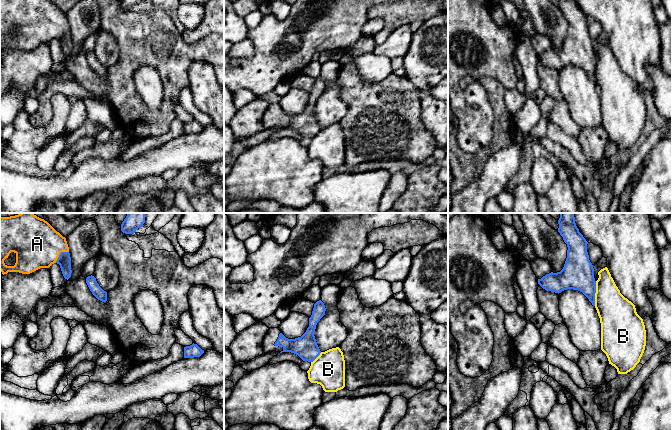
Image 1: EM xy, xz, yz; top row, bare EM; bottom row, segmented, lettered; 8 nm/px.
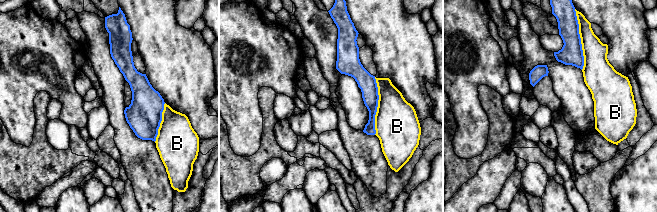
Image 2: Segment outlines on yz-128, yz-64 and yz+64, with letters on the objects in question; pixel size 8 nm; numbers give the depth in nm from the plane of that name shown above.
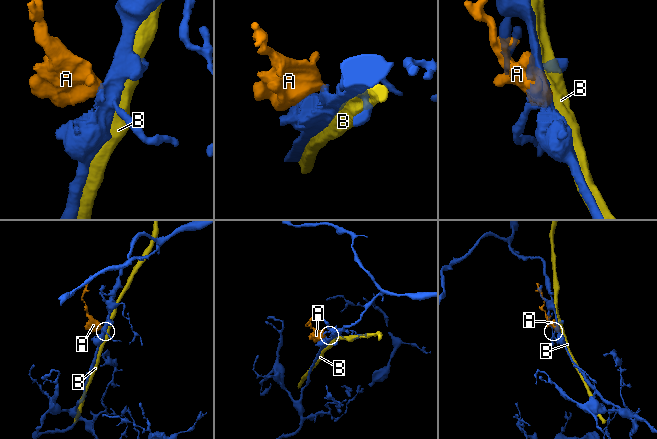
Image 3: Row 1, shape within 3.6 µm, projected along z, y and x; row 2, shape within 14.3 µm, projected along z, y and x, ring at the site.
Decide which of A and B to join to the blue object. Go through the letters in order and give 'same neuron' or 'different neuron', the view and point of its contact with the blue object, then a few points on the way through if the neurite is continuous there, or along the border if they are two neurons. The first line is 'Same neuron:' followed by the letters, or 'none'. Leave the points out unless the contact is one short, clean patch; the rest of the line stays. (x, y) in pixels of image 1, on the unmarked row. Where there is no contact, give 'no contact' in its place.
Same neuron: A
A: same neuron | xy (60, 30) | across xy (64, 36), (60, 30), (52, 23), (37, 22)
B: different neuron | yz (595, 68)

